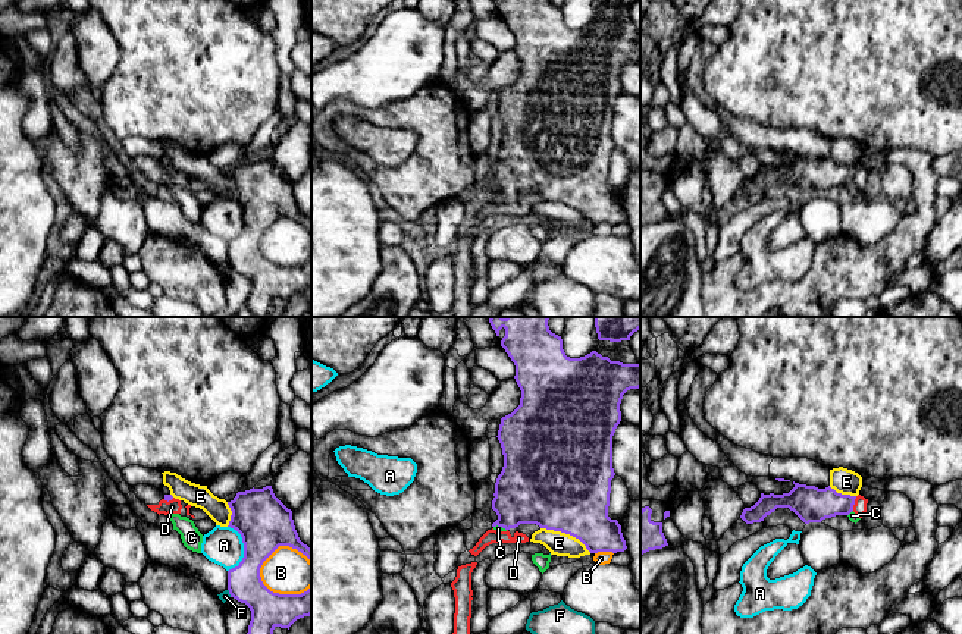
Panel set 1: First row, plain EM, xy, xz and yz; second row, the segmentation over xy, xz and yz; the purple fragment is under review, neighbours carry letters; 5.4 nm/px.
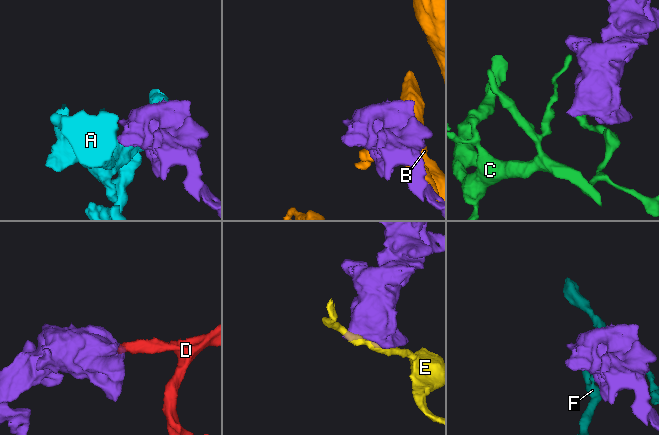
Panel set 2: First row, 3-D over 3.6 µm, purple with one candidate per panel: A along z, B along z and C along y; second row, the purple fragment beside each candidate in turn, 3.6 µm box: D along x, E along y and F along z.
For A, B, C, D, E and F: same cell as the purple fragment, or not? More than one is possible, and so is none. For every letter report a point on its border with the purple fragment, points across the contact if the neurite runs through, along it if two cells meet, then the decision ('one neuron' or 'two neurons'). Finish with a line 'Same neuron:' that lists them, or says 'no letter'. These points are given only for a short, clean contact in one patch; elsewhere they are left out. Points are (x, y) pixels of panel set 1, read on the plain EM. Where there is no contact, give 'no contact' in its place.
A: xy (244, 220) | two neurons
B: xy (278, 264) | two neurons
C: xz (500, 197) | along xz (494, 197), (501, 197), (505, 201) | two neurons
D: yz (854, 175) | across yz (811, 175), (854, 175), (859, 179) | one neuron
E: xz (566, 204) | two neurons
F: xy (229, 264) | along xy (228, 260), (231, 267) | two neurons
Same neuron: D

